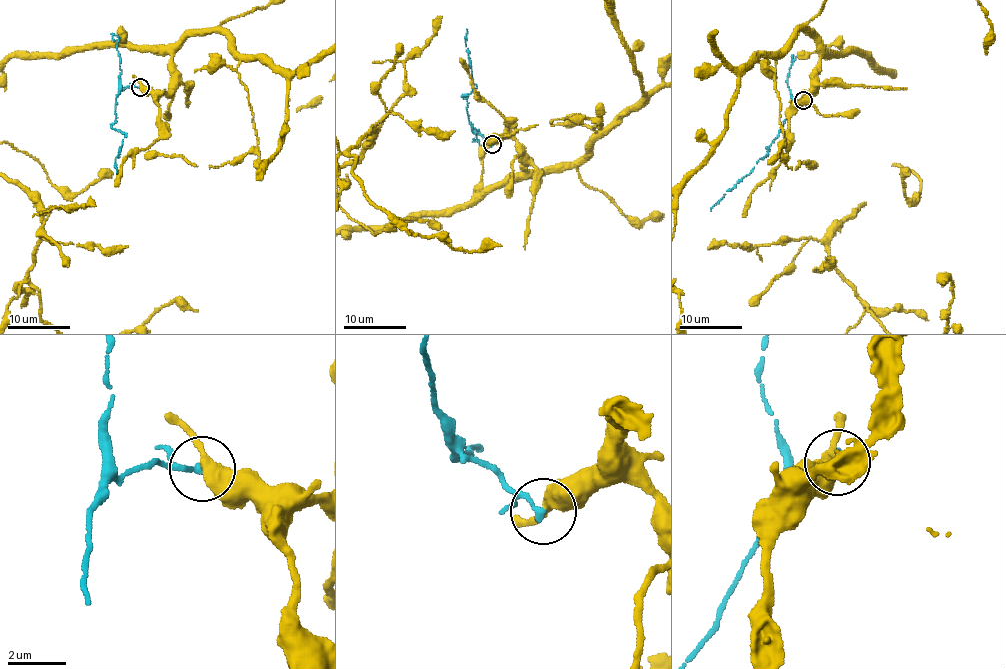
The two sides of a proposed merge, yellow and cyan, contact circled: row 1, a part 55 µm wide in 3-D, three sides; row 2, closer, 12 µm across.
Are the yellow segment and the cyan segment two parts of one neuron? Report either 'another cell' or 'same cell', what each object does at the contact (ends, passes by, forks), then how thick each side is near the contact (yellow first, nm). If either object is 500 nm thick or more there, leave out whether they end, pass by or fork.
another cell | yellow passes by | cyan passes by | 400/180 nm

